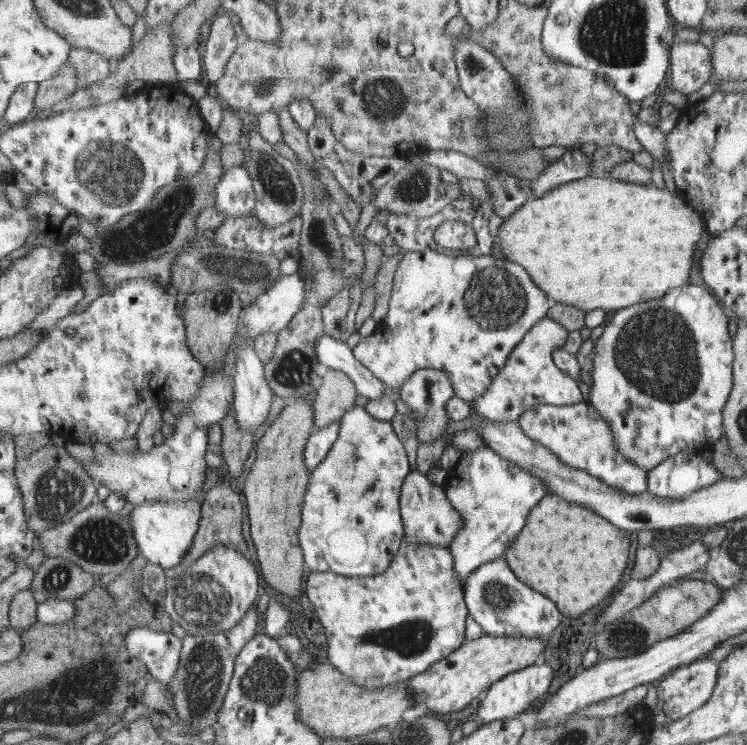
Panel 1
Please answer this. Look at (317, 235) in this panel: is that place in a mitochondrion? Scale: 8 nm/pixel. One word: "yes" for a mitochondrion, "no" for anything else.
yes

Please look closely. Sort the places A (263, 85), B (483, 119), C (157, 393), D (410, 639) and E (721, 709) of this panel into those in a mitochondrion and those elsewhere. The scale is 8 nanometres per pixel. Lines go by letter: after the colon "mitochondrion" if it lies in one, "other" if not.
A: mitochondrion
B: other
C: other
D: mitochondrion
E: mitochondrion

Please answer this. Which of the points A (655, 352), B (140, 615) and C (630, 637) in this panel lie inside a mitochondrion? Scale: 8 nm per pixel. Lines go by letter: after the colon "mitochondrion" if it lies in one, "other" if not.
A: mitochondrion
B: other
C: mitochondrion

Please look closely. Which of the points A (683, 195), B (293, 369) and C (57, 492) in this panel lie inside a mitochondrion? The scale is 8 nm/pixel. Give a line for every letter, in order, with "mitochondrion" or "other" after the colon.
A: other
B: mitochondrion
C: mitochondrion

